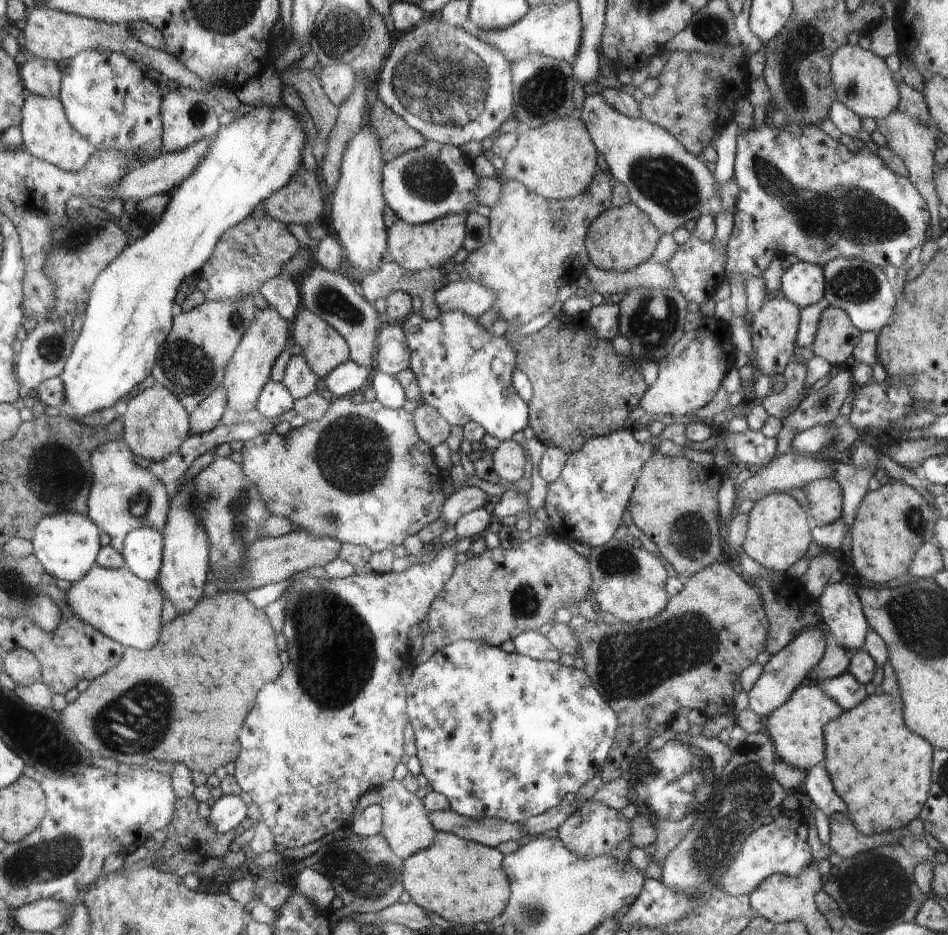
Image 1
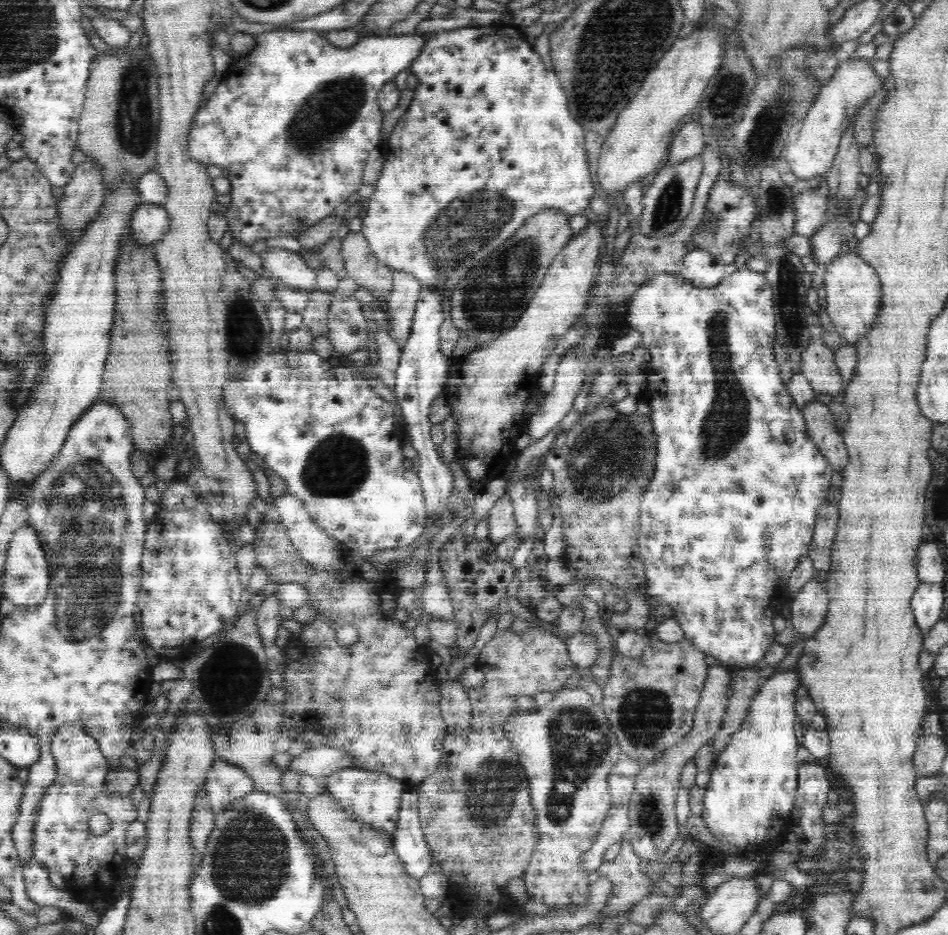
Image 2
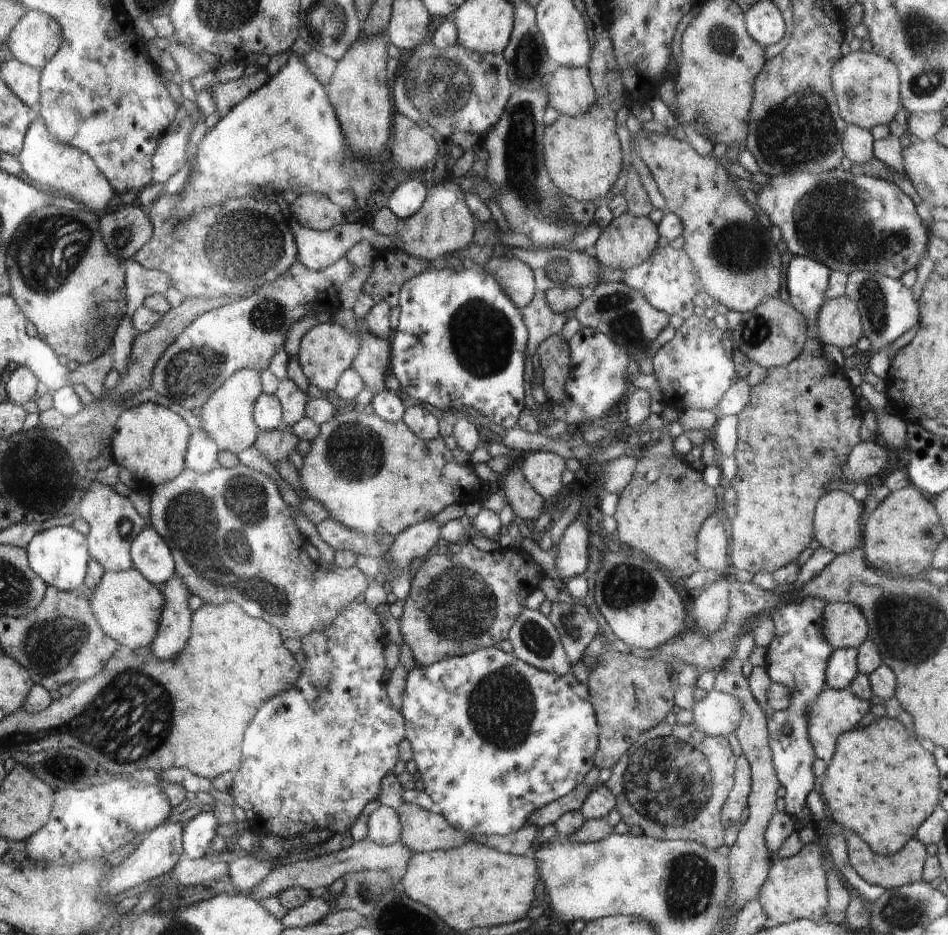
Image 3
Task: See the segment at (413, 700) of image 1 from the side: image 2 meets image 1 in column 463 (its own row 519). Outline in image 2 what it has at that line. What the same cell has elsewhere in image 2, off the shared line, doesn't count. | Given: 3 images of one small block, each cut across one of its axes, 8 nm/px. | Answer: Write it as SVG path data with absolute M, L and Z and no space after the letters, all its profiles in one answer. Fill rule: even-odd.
M751 269L730 273L712 287L697 287L685 281L682 276L672 274L650 274L644 284L637 286L632 302L625 316L629 328L641 334L640 345L650 352L651 360L642 372L647 376L648 388L642 394L650 405L650 420L656 435L656 464L650 484L646 486L640 505L639 555L643 563L645 592L652 604L670 605L674 619L684 631L684 639L691 641L697 649L712 655L719 664L730 664L741 668L751 668L763 662L766 650L774 642L772 616L779 616L780 609L774 607L776 594L773 589L784 586L789 581L799 560L809 554L809 546L820 505L826 504L825 496L830 490L830 480L834 471L825 456L817 450L809 439L803 412L795 404L780 376L780 365L774 357L776 340L776 319L774 296L765 273ZM772 422L786 426L785 436L774 436L770 430Z

